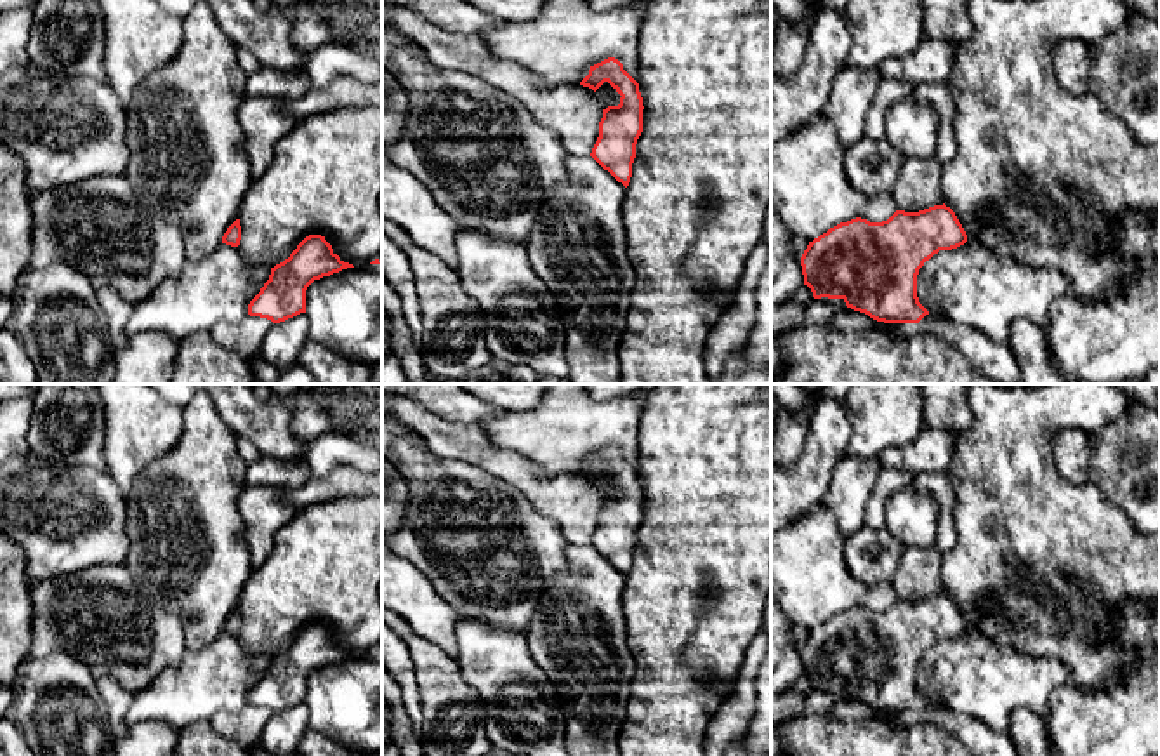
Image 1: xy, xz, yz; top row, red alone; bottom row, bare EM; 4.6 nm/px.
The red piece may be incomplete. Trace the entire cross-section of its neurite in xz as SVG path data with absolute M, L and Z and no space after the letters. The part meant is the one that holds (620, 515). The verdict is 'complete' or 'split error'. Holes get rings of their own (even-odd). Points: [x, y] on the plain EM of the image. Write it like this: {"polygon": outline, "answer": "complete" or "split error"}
{"polygon": "M608 447L590 455L580 474L594 481L608 471L622 487L618 495L603 499L599 527L590 546L625 577L632 567L636 534L643 521L643 487L639 473L623 459L623 454Z", "answer": "complete"}

